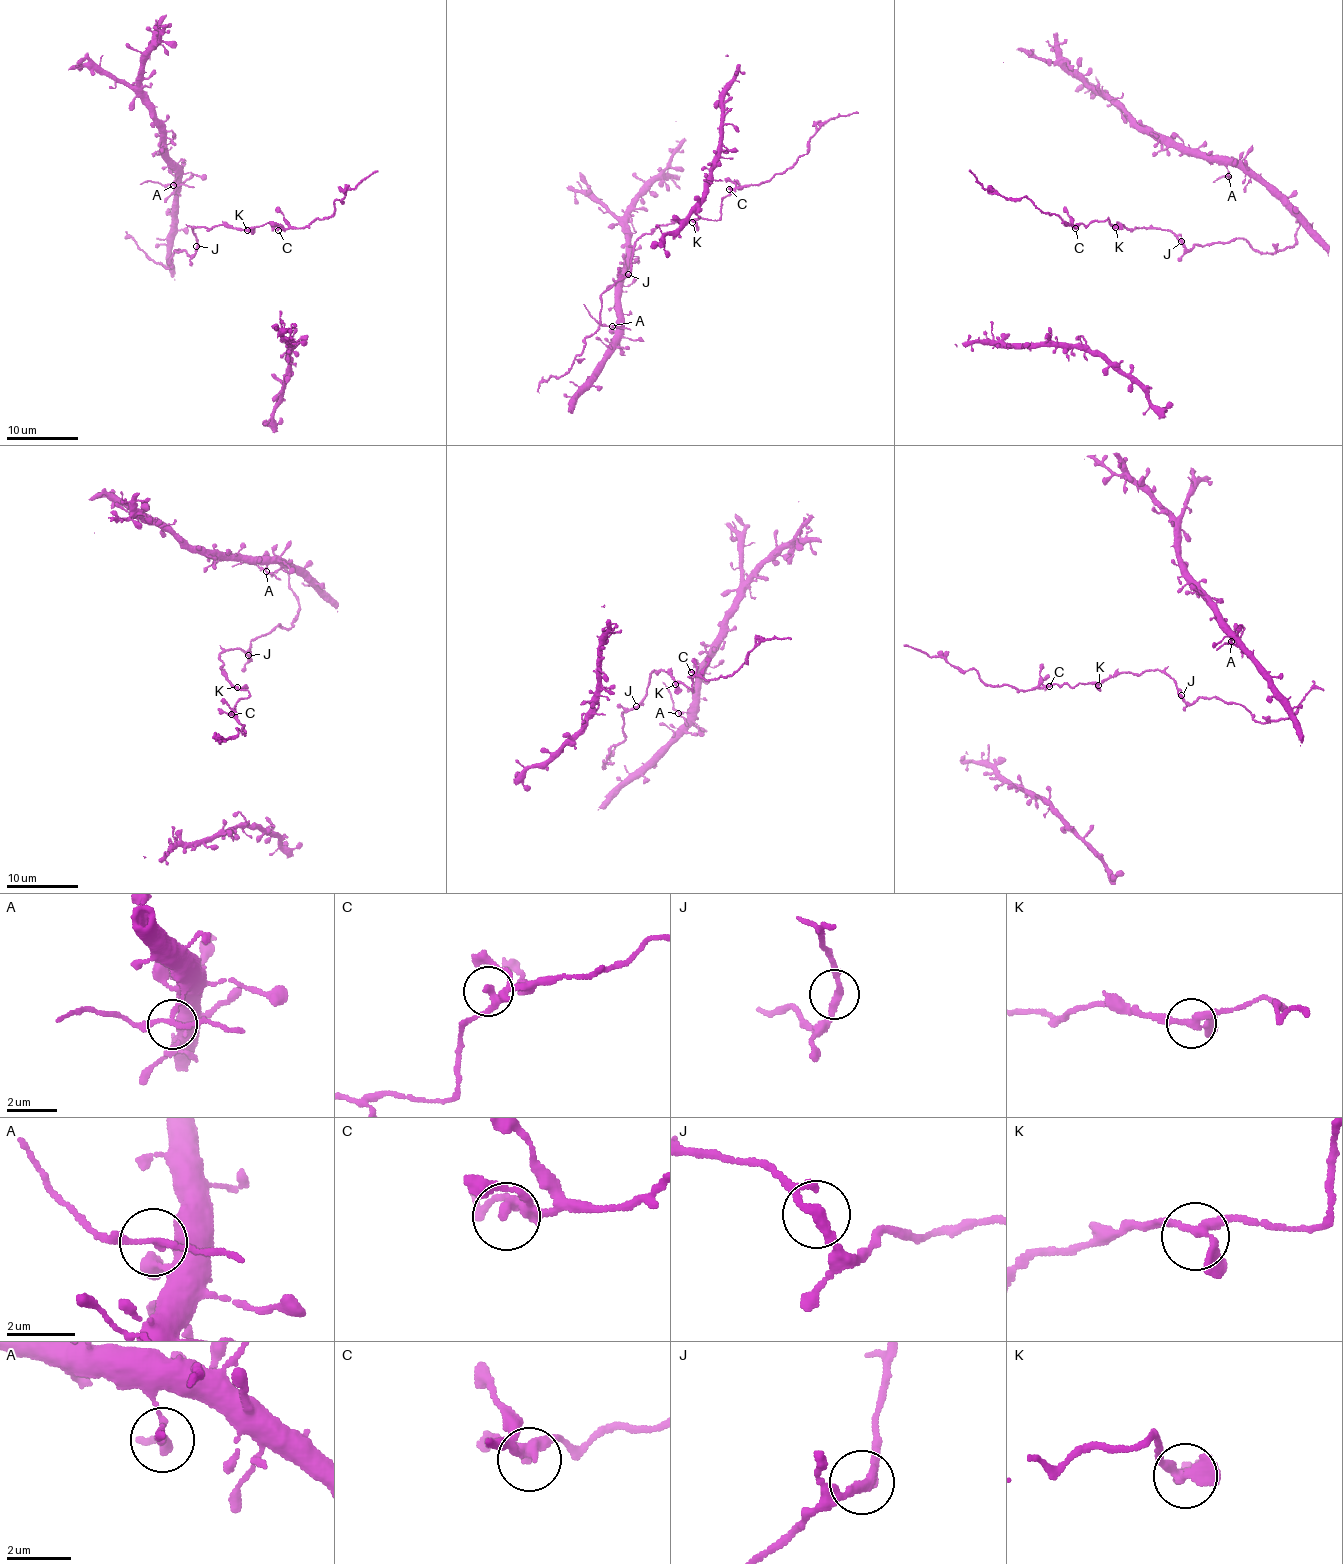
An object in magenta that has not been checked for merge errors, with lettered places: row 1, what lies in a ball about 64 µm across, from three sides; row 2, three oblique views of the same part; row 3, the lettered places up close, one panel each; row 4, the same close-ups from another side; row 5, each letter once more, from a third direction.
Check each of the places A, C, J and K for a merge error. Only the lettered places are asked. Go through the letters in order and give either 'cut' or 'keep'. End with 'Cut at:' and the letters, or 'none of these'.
A: keep
C: keep
J: keep
K: keep
Cut at: none of these

